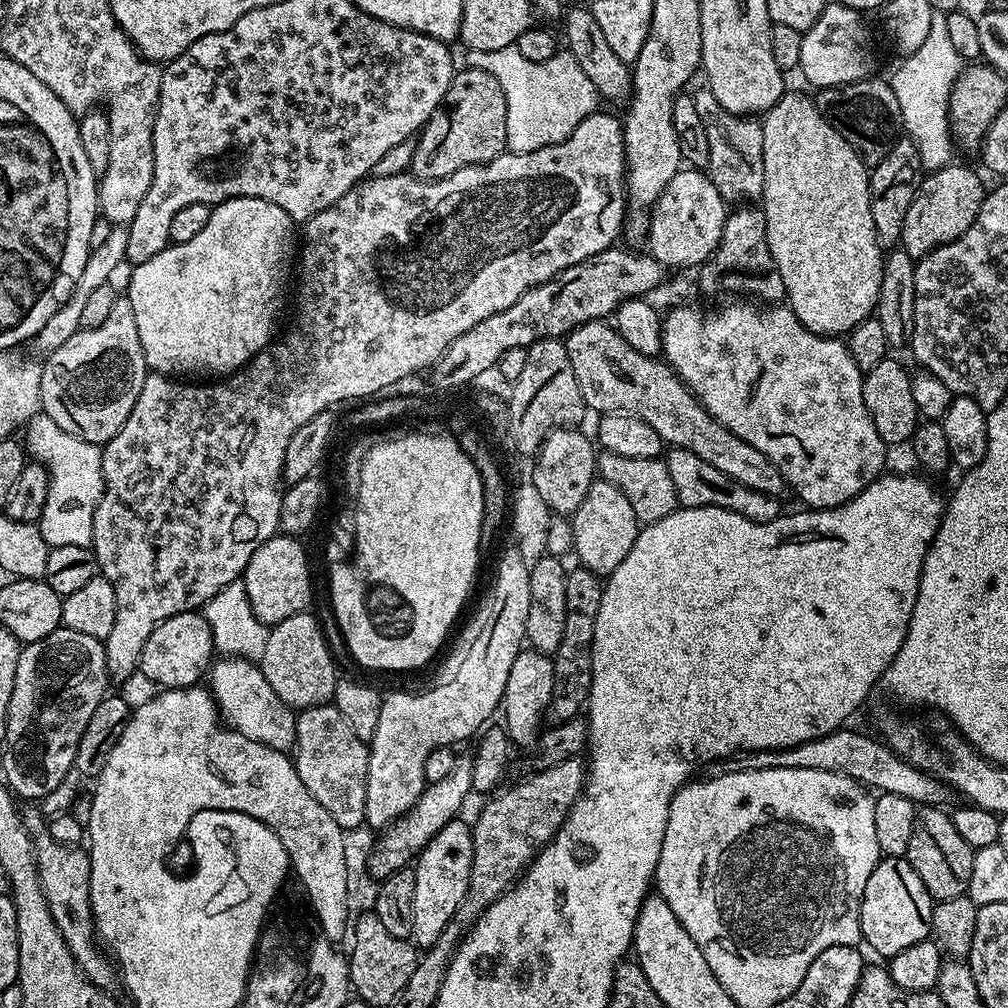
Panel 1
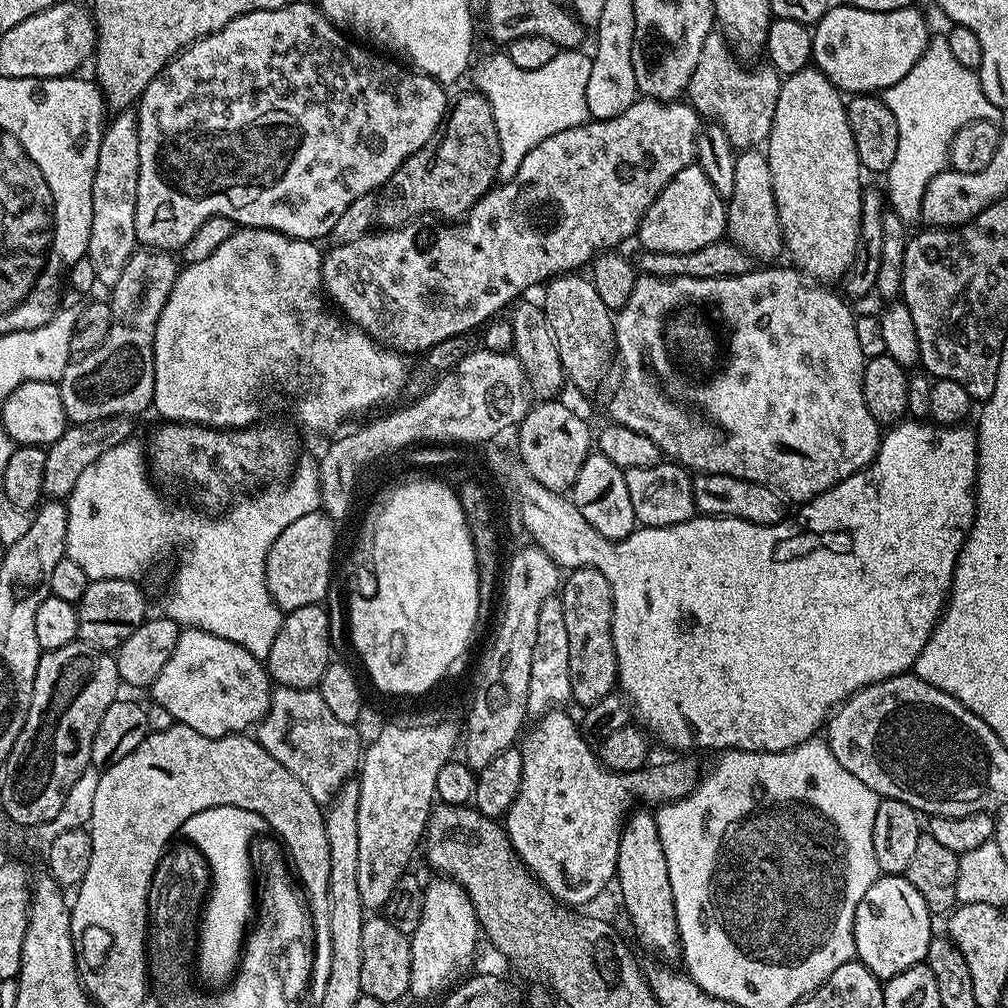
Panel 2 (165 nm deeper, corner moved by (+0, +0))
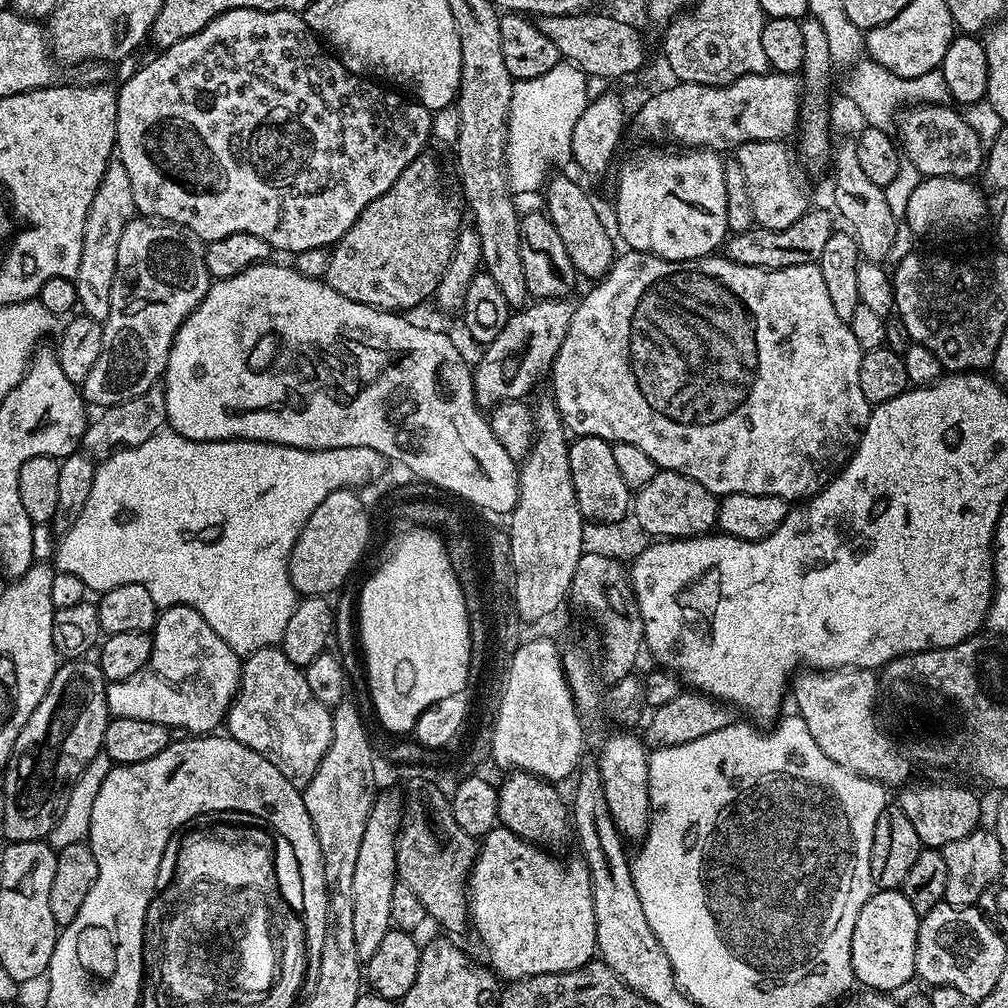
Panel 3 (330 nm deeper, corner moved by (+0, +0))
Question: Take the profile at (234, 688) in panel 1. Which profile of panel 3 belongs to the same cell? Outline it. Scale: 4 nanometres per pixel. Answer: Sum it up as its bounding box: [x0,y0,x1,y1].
[106,604,242,734]

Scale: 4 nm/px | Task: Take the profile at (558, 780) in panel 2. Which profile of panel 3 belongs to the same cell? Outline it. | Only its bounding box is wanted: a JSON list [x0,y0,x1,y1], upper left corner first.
[468,826,597,982]

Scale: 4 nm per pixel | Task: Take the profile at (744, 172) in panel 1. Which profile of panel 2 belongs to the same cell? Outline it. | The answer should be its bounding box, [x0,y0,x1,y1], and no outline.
[686,31,782,150]

